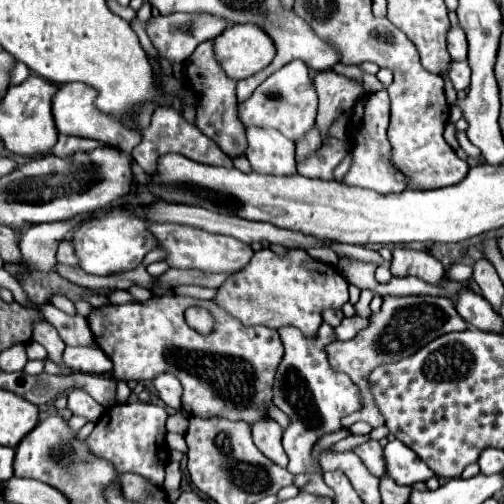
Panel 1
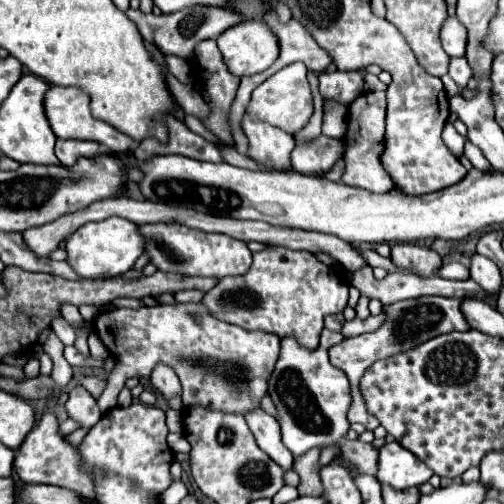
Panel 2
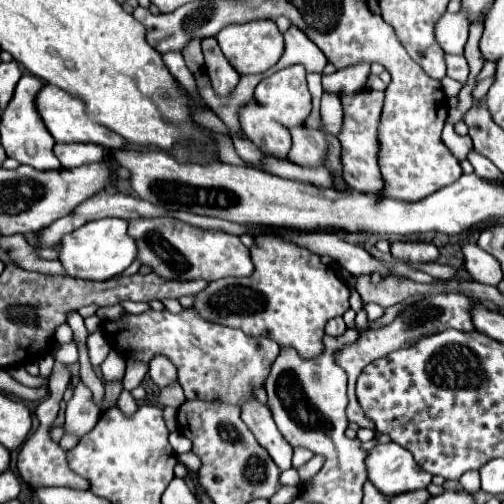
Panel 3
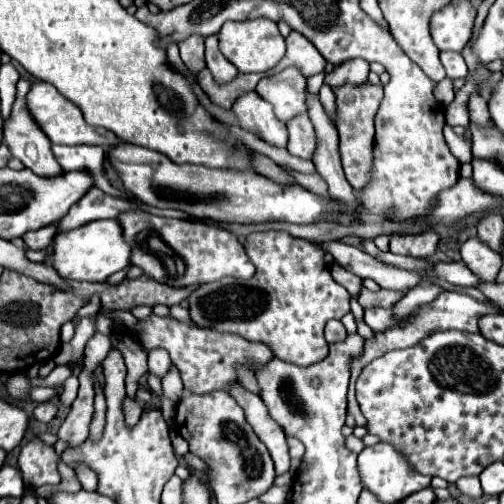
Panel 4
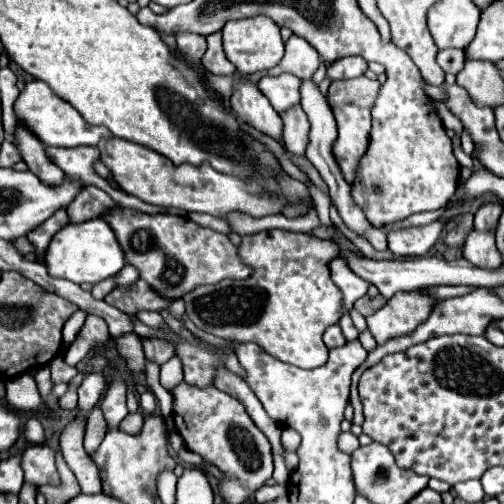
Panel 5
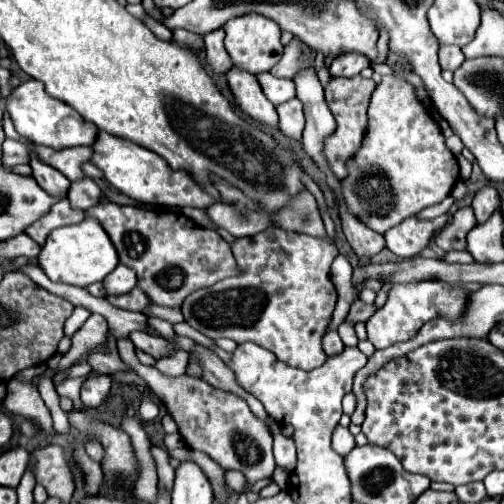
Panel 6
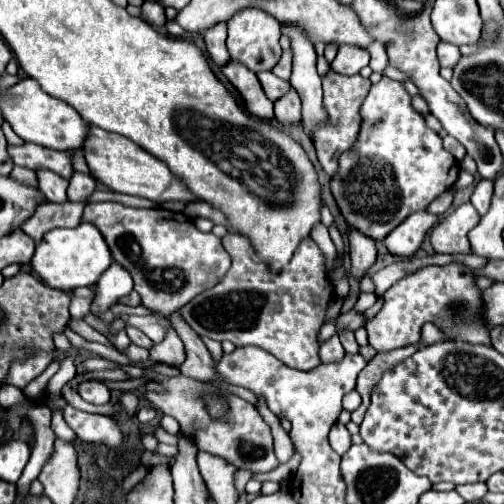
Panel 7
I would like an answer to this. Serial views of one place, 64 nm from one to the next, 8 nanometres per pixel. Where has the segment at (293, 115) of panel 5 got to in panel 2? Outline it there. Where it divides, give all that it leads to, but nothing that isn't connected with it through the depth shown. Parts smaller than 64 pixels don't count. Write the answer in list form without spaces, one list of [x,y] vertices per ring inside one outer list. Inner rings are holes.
[[[320,136],[308,144],[296,144],[292,152],[292,166],[300,174],[320,176],[328,172],[344,154],[344,140]]]

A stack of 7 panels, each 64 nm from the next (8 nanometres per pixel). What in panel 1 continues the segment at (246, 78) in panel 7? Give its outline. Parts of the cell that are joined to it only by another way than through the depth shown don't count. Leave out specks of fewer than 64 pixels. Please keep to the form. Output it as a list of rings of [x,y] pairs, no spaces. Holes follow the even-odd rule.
[[[248,128],[248,150],[246,158],[252,164],[252,170],[258,174],[272,176],[290,176],[296,174],[294,144],[276,130],[266,128]]]

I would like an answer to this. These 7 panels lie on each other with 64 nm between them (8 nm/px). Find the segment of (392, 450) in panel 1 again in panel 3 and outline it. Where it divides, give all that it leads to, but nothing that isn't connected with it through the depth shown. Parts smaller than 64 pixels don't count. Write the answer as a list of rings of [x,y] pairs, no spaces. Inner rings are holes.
[[[396,442],[378,444],[368,454],[368,480],[384,494],[400,494],[416,488],[426,488],[432,474],[424,472],[414,456]]]

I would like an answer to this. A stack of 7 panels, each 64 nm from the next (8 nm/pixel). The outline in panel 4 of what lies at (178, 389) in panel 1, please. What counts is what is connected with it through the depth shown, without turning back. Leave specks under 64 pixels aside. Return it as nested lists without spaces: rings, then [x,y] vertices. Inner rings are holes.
[[[162,348],[152,350],[148,354],[148,366],[150,366],[150,374],[154,374],[158,378],[164,378],[168,374],[168,370],[172,368],[172,362],[170,362],[168,352],[164,352]]]

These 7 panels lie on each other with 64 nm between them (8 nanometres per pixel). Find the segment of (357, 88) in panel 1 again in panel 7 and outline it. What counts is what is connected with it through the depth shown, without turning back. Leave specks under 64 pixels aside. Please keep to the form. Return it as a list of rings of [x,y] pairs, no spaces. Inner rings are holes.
[[[344,46],[344,48],[338,48],[338,54],[336,54],[334,62],[330,64],[330,68],[338,74],[352,76],[352,74],[358,74],[364,66],[368,66],[368,62],[370,62],[368,52],[364,52],[362,48],[356,48],[356,46]]]

